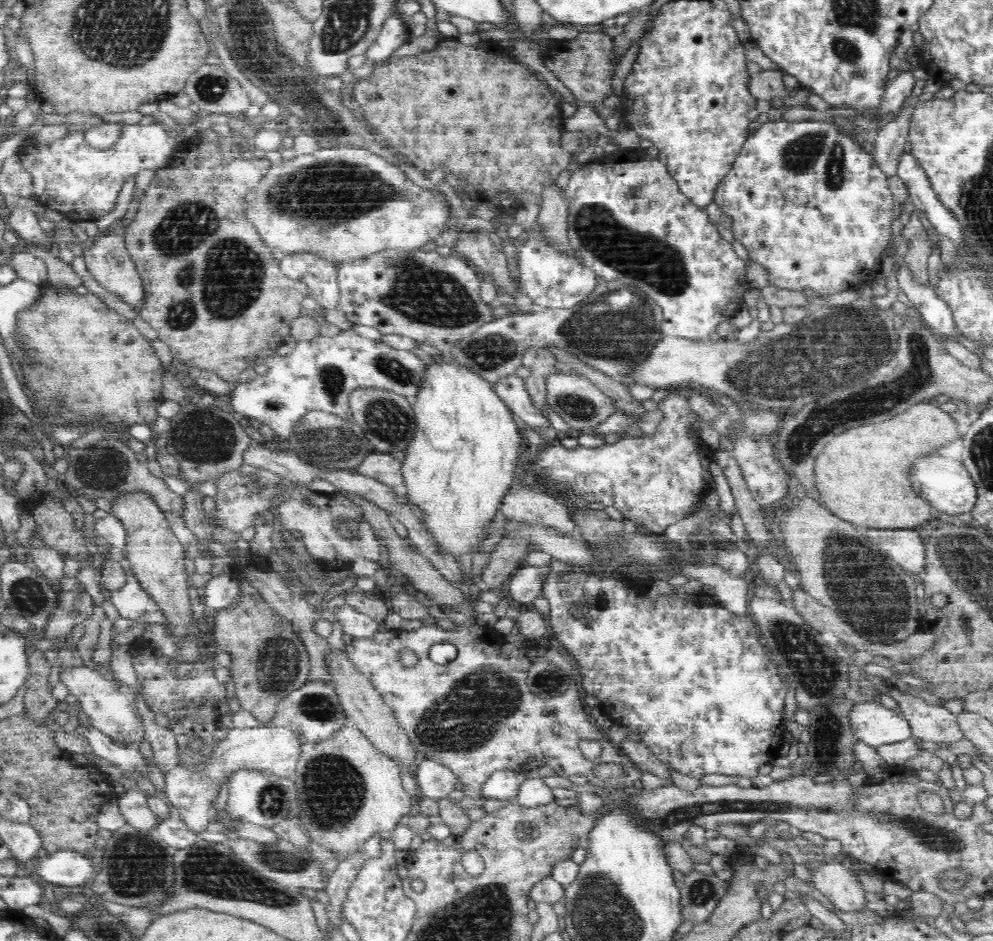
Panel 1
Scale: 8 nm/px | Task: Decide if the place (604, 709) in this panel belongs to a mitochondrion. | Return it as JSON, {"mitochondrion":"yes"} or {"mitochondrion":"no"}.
{"mitochondrion":"no"}

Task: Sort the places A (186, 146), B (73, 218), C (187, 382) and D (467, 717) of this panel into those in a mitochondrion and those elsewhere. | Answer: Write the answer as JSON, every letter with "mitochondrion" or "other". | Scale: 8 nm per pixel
{"A":"other","B":"other","C":"other","D":"mitochondrion"}

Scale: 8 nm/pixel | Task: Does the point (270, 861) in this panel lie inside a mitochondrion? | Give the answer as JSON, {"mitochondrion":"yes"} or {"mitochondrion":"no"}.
{"mitochondrion":"yes"}

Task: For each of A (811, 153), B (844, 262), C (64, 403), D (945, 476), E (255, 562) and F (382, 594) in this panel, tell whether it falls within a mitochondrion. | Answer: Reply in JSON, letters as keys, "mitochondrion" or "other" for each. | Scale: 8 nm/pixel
{"A":"mitochondrion","B":"other","C":"mitochondrion","D":"other","E":"other","F":"other"}

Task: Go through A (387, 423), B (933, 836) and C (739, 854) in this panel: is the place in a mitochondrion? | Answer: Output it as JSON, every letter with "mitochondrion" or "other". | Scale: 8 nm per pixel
{"A":"mitochondrion","B":"mitochondrion","C":"other"}

